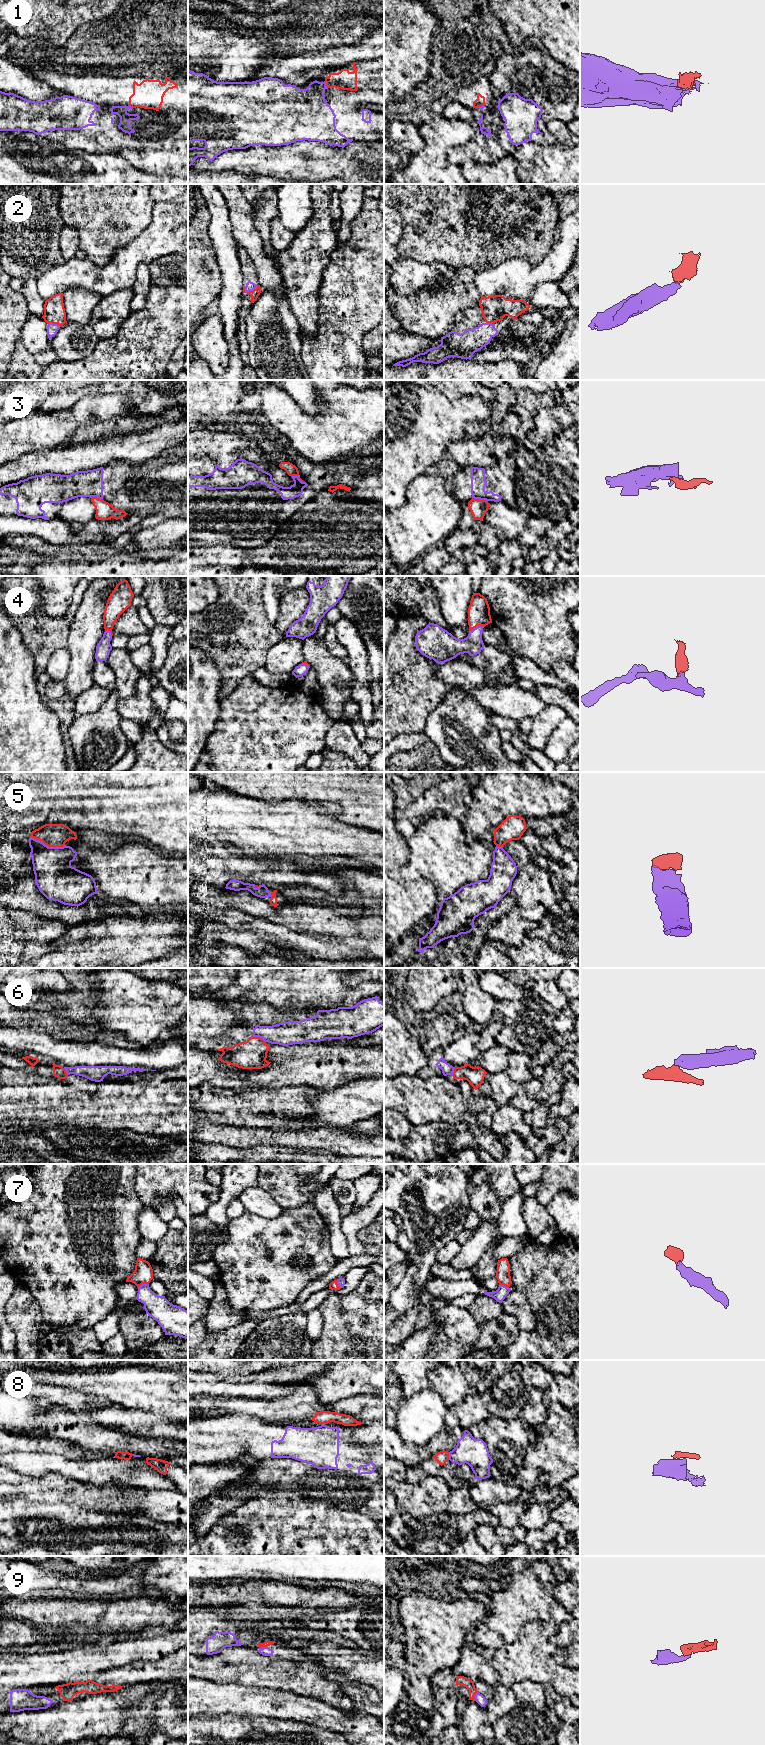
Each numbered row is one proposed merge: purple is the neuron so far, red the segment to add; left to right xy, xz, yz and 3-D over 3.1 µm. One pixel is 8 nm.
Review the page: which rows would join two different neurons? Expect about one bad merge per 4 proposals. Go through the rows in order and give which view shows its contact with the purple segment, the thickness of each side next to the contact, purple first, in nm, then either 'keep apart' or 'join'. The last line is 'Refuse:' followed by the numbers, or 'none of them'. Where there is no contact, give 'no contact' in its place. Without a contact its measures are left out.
1: contact in xz; calibres 320 and 160 nm; keep apart
2: contact in xz; calibres 80 and 70 nm; join
3: contact in yz; calibres 130 and 140 nm; keep apart
4: contact in yz; calibres 160 and 180 nm; join
5: contact in xy; calibres 320 and 190 nm; join
6: contact in xz; calibres 190 and 240 nm; keep apart
7: contact in xy; calibres 190 and 160 nm; join
8: contact in yz; calibres 220 and 100 nm; keep apart
9: contact in yz; calibres 80 and 80 nm; join
Refuse: 1, 3, 6, 8

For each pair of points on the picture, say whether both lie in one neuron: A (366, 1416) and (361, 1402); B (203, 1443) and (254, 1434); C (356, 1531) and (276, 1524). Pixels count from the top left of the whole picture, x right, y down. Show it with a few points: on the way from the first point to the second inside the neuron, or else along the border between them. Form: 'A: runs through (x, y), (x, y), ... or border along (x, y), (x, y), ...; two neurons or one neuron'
A: runs through (366, 1412), (365, 1404); one neuron
B: runs through (216, 1440), (232, 1435), (241, 1435); one neuron
C: runs through (336, 1531), (296, 1531); one neuron

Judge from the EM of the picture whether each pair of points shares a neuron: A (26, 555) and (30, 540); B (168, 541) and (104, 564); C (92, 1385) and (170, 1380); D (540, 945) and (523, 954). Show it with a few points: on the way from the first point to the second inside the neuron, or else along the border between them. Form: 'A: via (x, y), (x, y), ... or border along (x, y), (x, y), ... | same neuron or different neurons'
A: border along (10, 546), (31, 549), (40, 555) | different neurons
B: border along (135, 556), (138, 559), (159, 560) | different neurons
C: via (111, 1384), (151, 1384) | same neuron
D: border along (523, 945), (529, 957) | different neurons

